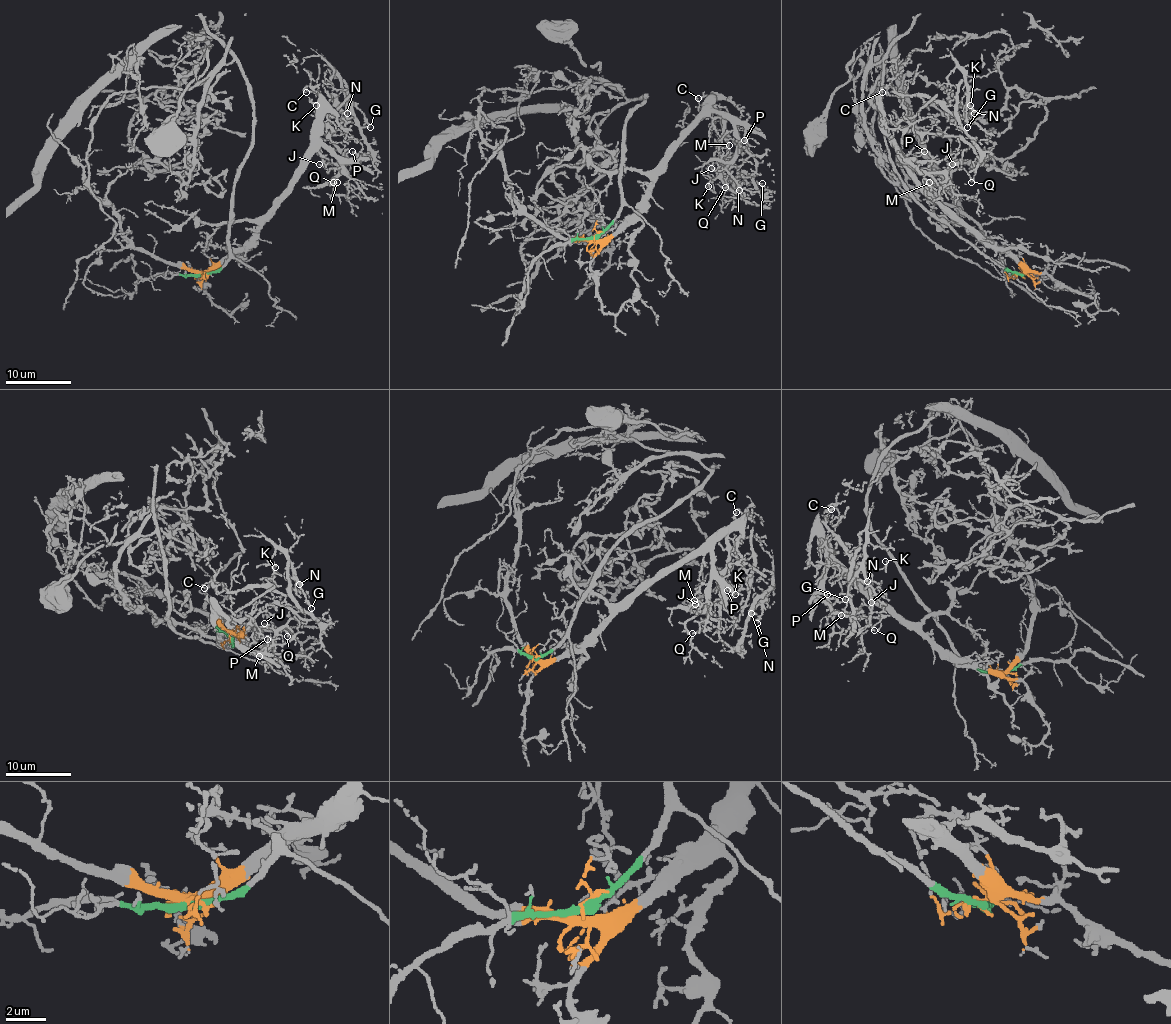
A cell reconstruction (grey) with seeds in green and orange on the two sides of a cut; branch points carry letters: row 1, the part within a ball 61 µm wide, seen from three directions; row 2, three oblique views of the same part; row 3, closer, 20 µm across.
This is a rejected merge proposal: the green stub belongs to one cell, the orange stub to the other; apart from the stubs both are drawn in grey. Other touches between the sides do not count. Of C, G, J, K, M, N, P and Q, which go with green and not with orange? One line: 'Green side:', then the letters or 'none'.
Green side: none

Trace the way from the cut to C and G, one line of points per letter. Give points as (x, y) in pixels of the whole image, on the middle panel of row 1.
C: (595, 237), (634, 212), (713, 102), (719, 176), (768, 204), (698, 97)
G: (595, 237), (634, 212), (713, 102), (719, 176), (767, 206), (747, 174), (734, 179), (762, 183)

